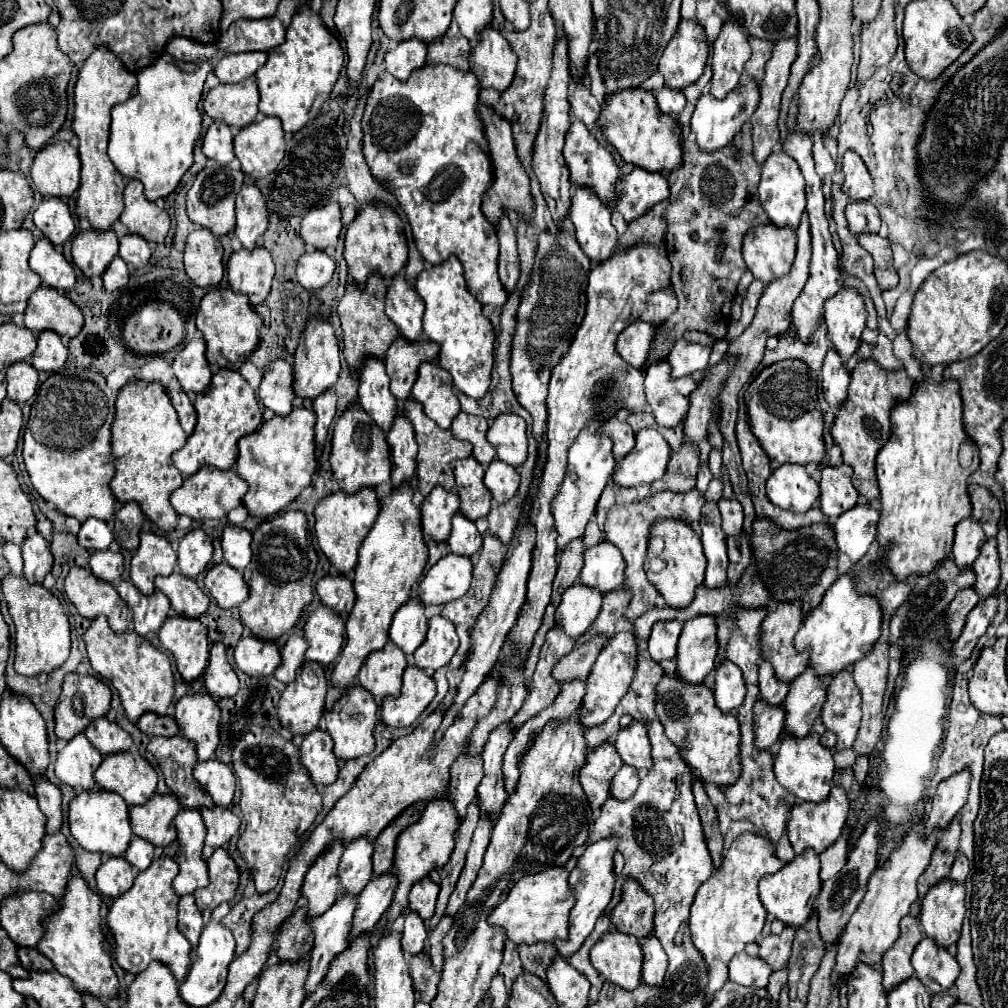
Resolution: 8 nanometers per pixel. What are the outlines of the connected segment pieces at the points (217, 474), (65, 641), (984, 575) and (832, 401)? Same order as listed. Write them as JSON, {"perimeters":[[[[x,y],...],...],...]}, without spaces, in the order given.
{"perimeters":[[[[202,467],[198,473],[184,479],[182,487],[176,489],[176,493],[172,493],[170,501],[178,515],[188,515],[190,519],[196,519],[196,521],[222,519],[228,515],[230,509],[242,505],[242,497],[246,495],[246,491],[248,491],[248,485],[238,477],[234,469],[220,471],[216,467]]],[[[8,575],[2,581],[2,591],[8,603],[16,627],[16,659],[14,669],[24,677],[38,677],[42,673],[52,673],[70,655],[70,623],[62,611],[60,601],[46,591],[42,585],[28,585],[22,575]]],[[[988,539],[980,551],[980,557],[972,565],[976,581],[972,589],[978,593],[978,601],[984,601],[996,591],[1000,581],[1000,561],[996,557],[996,539]]],[[[830,349],[822,363],[822,393],[830,407],[840,407],[846,401],[846,391],[850,383],[850,373],[846,371],[836,351]]]]}

